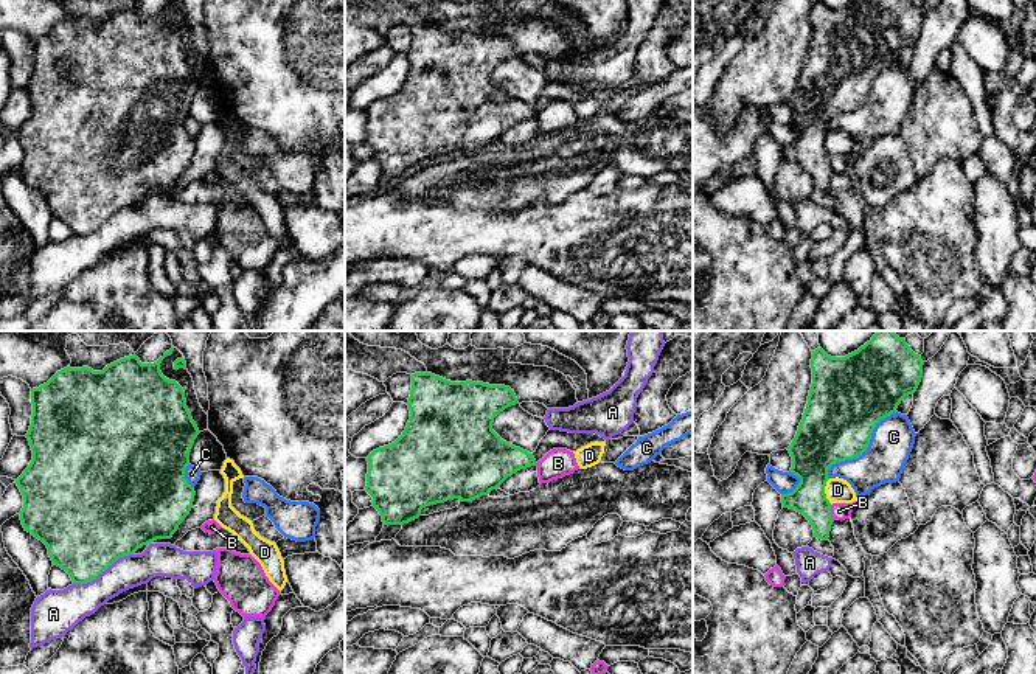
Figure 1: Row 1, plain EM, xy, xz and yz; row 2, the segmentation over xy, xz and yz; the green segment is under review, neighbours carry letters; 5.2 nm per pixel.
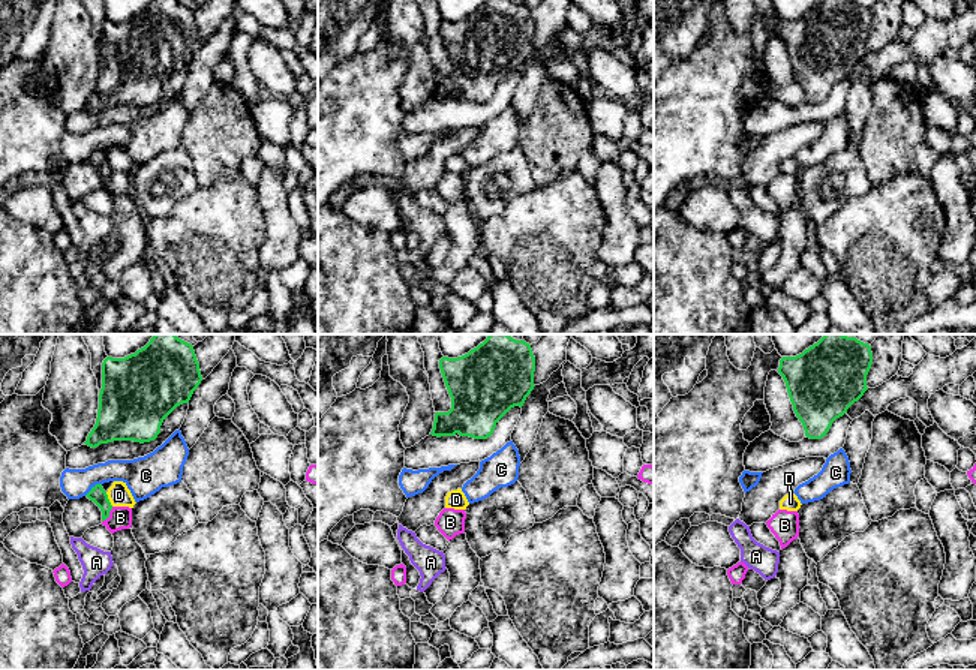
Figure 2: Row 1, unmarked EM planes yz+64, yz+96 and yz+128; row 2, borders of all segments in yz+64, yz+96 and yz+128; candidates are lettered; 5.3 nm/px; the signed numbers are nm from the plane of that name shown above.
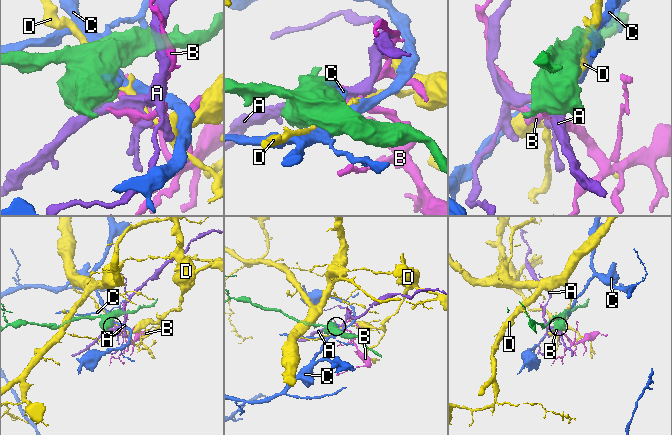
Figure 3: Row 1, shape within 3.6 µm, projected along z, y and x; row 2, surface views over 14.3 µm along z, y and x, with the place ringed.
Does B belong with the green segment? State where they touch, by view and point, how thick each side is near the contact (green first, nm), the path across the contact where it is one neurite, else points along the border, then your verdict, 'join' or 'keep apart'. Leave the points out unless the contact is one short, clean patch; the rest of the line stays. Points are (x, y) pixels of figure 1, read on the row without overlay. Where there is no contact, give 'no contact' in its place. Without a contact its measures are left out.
yz (830, 165) | 170/90 nm | along yz (830, 157), (833, 173) | keep apart

